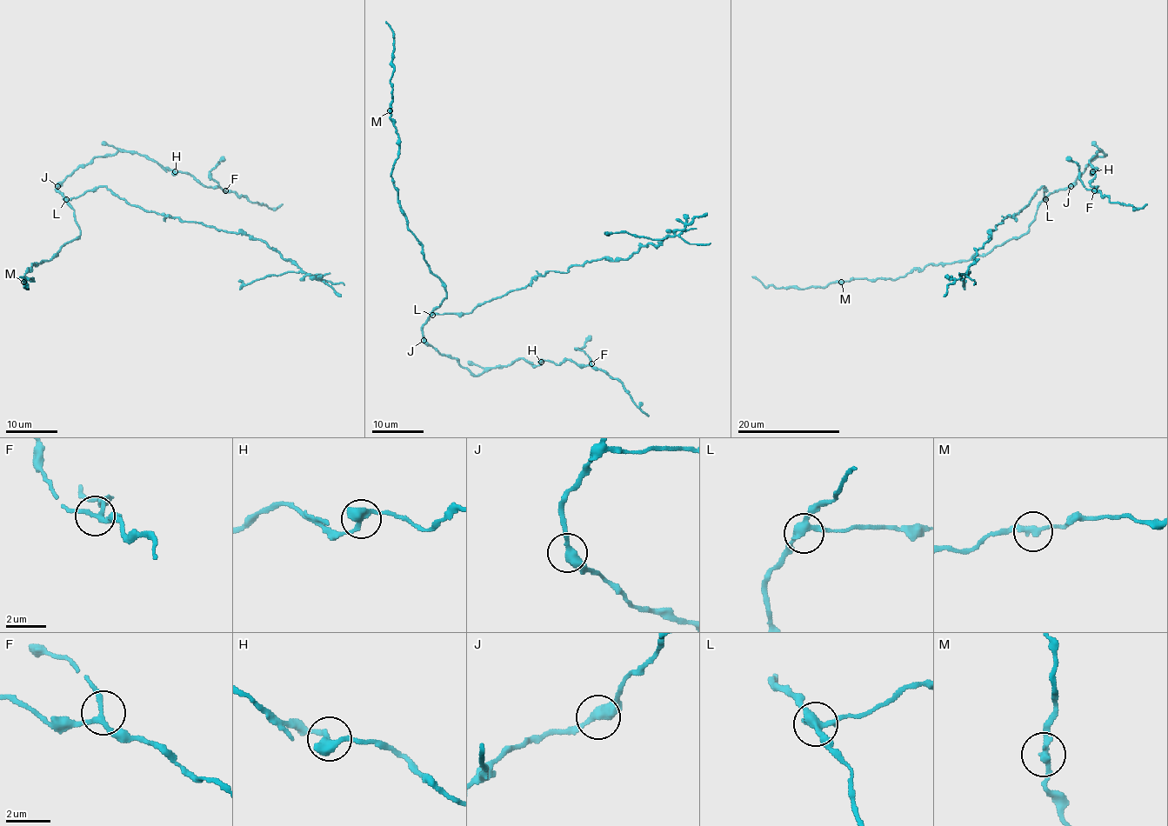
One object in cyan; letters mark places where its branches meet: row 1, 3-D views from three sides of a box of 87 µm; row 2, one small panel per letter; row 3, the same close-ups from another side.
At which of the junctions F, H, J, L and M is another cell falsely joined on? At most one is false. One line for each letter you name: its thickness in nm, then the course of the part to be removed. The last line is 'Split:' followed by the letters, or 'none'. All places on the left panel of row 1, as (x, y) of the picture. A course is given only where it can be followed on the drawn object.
L: 320 nm | (66, 200), (106, 186), (147, 211), (263, 239), (301, 269), (245, 284), (237, 281)
Split: L

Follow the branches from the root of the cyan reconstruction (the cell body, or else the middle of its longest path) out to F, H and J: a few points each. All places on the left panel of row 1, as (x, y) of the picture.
F: (67, 203), (56, 188), (94, 157), (118, 151), (145, 155), (164, 168), (193, 176), (207, 187), (225, 190)
H: (67, 203), (56, 188), (75, 170), (89, 163), (96, 156), (115, 155), (118, 151), (136, 152), (175, 171)
J: (67, 203), (56, 189), (57, 186)

